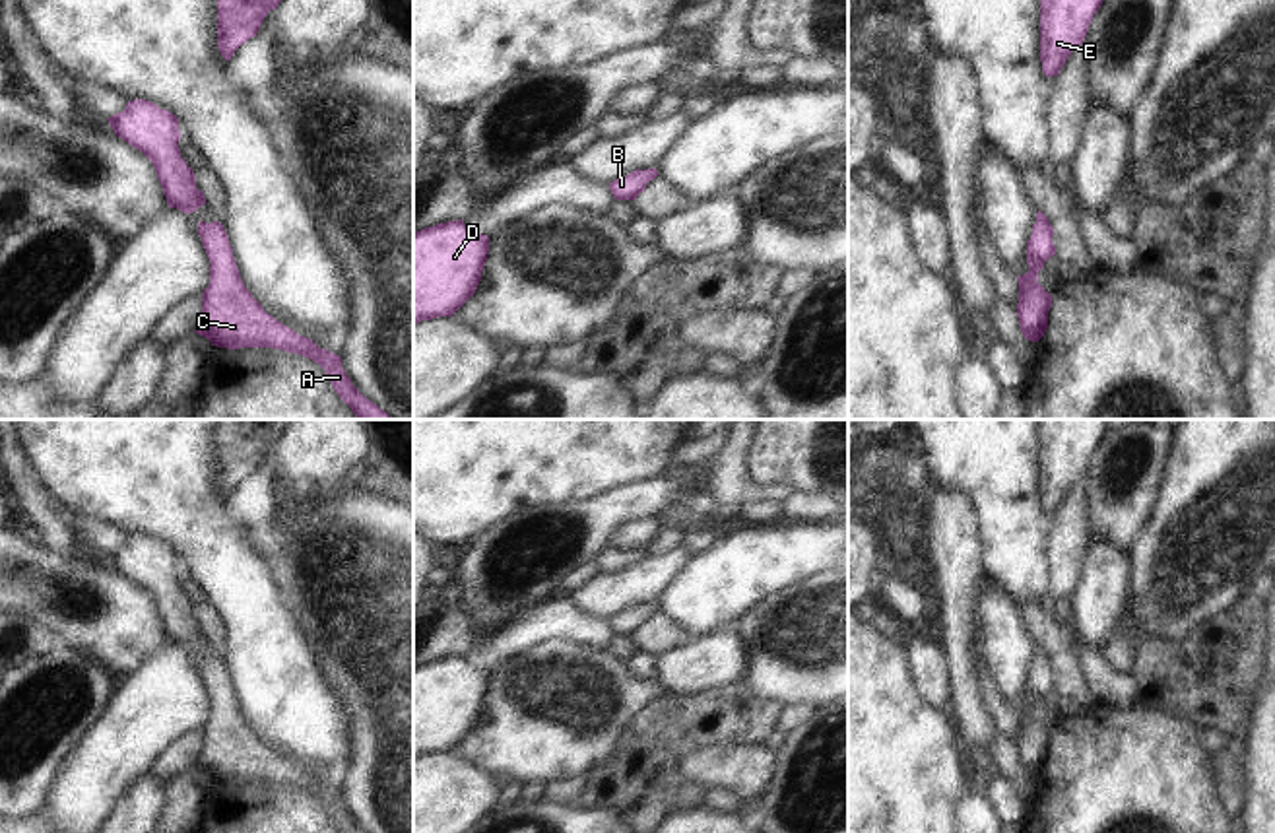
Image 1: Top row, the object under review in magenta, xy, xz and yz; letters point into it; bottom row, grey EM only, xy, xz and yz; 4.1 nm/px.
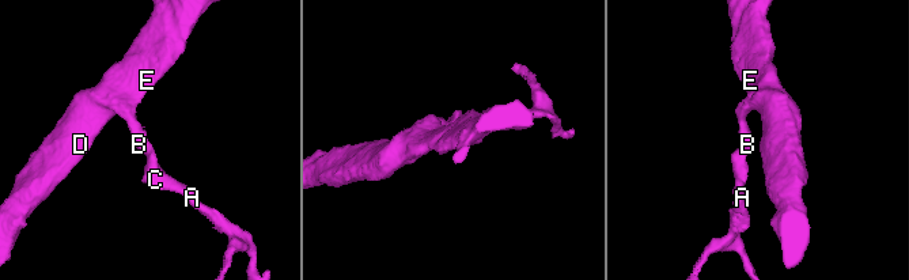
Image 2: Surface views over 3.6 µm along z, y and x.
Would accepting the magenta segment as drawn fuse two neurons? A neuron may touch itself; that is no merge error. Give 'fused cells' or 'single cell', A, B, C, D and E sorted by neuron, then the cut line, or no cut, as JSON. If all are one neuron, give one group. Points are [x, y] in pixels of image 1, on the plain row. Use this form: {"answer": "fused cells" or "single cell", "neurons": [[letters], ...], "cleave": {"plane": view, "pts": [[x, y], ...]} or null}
{"answer": "single cell", "neurons": [["A", "B", "C", "D", "E"]], "cleave": null}

